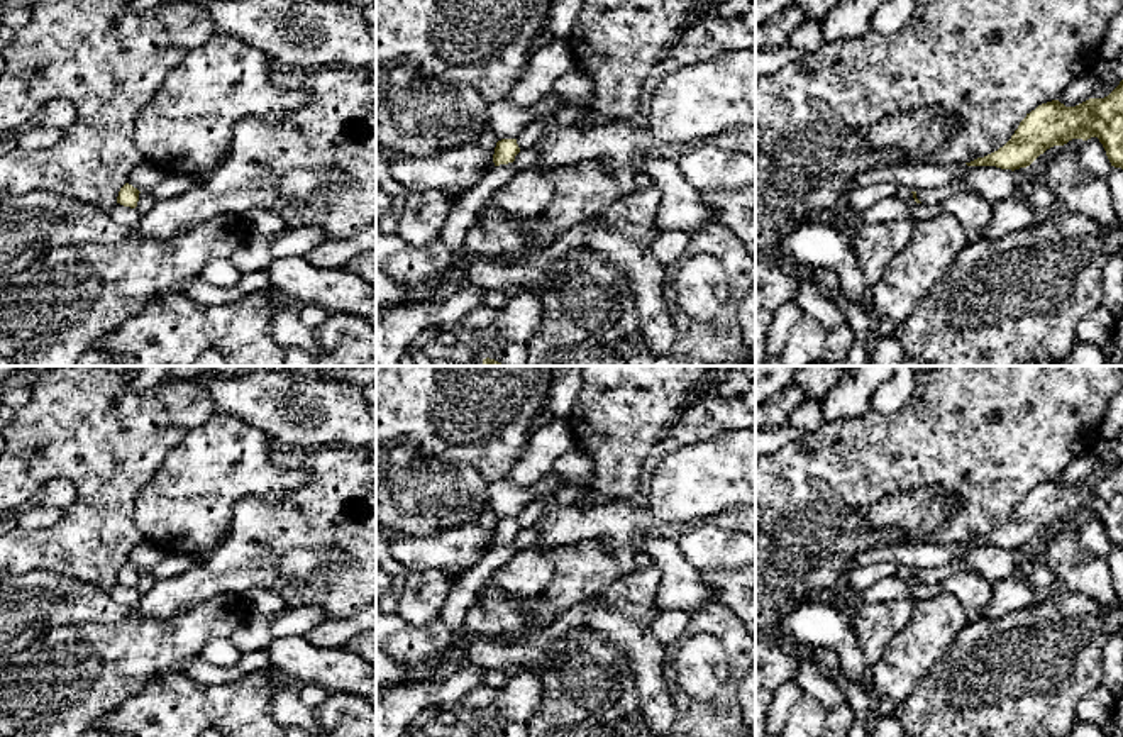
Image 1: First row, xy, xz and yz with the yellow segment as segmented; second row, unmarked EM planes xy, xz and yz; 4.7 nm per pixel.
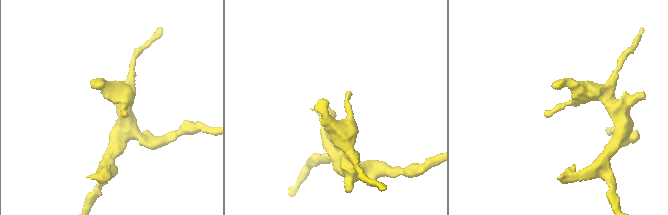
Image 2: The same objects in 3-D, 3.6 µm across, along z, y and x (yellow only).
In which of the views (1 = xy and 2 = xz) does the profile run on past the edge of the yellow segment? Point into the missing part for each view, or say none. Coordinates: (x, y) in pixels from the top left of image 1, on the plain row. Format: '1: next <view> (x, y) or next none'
1: next none
2: next none

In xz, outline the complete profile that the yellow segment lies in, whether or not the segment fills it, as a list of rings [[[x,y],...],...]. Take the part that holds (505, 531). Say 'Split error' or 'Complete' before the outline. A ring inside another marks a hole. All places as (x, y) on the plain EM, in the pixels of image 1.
Complete. [[[501,518],[496,522],[493,542],[495,546],[513,542],[518,532],[517,518]]]

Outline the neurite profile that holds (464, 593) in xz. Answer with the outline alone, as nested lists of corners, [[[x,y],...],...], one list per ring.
[[[515,540],[493,546],[488,554],[451,588],[440,620],[449,625],[452,632],[462,630],[467,608],[479,600],[478,591],[500,568],[506,566],[515,554]]]

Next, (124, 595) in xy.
[[[115,583],[107,591],[110,598],[122,607],[132,607],[141,600],[137,588],[124,586],[120,583]]]

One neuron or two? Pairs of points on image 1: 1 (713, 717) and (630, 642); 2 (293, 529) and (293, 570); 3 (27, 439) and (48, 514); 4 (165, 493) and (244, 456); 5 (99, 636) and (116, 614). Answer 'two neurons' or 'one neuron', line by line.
1: two neurons
2: two neurons
3: two neurons
4: one neuron
5: two neurons

